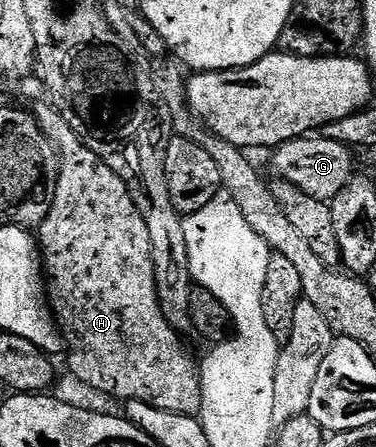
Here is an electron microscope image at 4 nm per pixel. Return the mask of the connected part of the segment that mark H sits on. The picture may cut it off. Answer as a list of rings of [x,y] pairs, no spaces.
[[[36,103],[33,115],[39,129],[51,137],[59,153],[55,197],[49,206],[49,214],[37,229],[37,244],[41,249],[41,268],[45,273],[45,296],[58,331],[63,334],[67,364],[72,374],[81,383],[100,388],[105,395],[116,396],[120,402],[136,400],[157,406],[157,410],[185,414],[188,418],[198,417],[203,410],[199,381],[201,368],[183,345],[184,337],[169,326],[165,314],[161,314],[149,229],[145,227],[145,218],[141,218],[141,210],[137,210],[126,182],[109,170],[107,163],[93,154],[89,146],[83,144],[80,136],[50,103]]]

